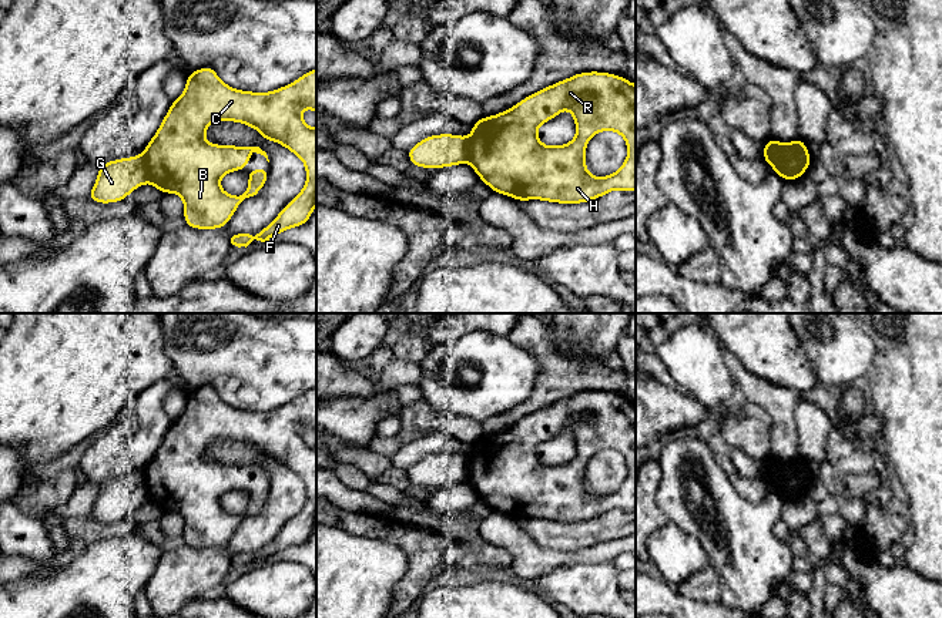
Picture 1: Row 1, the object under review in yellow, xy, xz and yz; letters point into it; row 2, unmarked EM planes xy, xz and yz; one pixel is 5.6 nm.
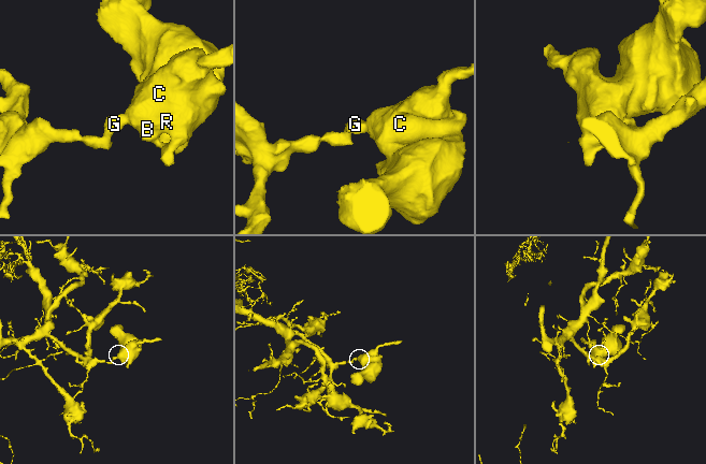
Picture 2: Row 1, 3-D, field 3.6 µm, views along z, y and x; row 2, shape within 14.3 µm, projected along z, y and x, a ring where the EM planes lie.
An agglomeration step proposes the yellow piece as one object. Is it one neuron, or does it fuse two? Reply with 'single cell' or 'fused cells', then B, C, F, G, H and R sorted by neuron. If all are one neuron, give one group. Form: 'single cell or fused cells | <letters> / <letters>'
fused cells | B C F H R / G

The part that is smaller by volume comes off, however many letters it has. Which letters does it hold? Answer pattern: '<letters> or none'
B, C, F, H, R

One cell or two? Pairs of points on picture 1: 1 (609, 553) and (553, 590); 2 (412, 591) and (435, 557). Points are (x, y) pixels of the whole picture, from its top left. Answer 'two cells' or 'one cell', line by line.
1: two cells
2: one cell

